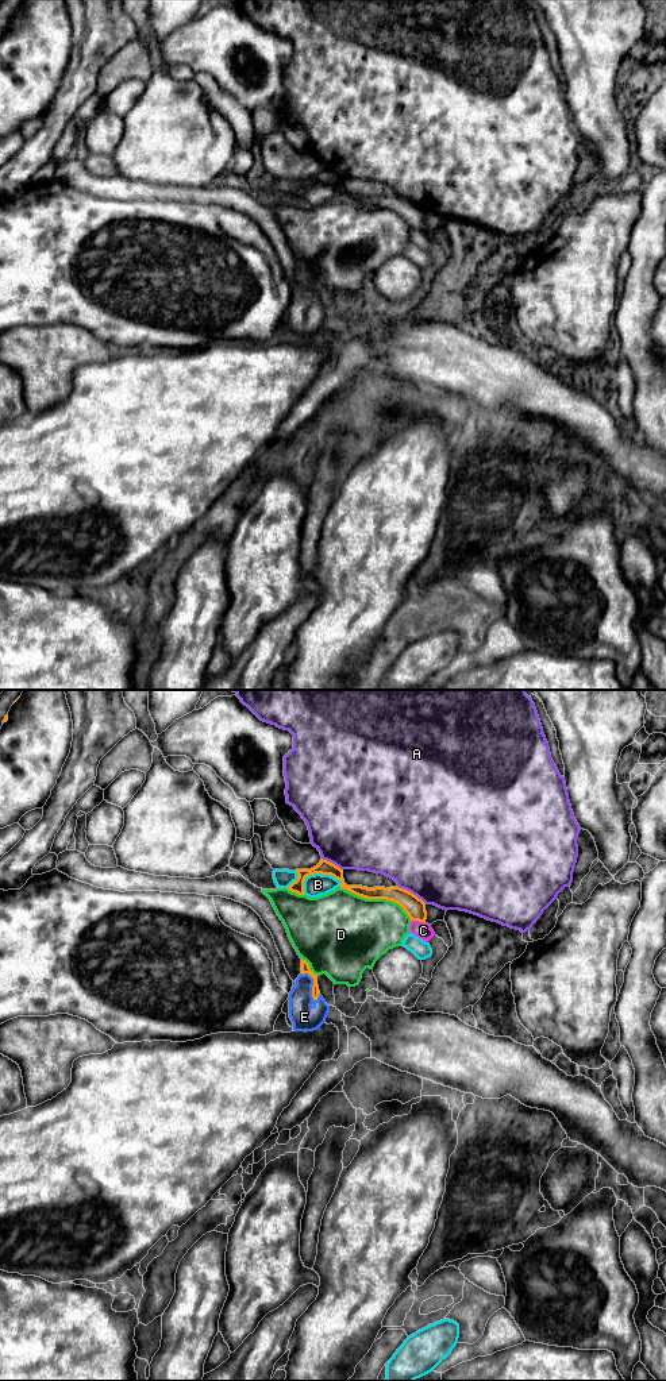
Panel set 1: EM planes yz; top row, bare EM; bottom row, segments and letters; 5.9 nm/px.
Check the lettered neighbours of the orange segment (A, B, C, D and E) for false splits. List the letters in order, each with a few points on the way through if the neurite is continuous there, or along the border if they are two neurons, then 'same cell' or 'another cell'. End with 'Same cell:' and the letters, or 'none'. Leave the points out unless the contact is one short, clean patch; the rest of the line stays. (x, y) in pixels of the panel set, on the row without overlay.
A: another cell
B: another cell
C: another cell
D: another cell
E: across yz (305, 277), (314, 293), (305, 301), (304, 326) | same cell
Same cell: E

